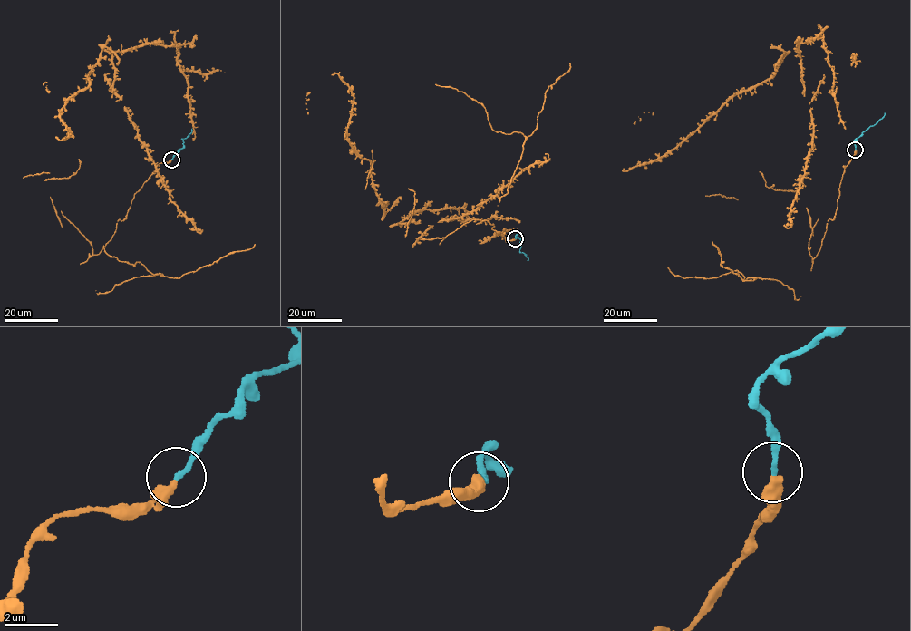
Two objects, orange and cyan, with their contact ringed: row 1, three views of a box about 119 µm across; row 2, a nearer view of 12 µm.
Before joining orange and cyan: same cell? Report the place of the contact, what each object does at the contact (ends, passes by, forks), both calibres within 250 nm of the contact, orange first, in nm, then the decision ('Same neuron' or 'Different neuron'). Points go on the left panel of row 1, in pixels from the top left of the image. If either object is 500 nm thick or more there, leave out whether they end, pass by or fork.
Place: (171, 160). At the ring orange ends. At the ring cyan ends. Thickness 400 nm (orange) against 180 nm. Same neuron

